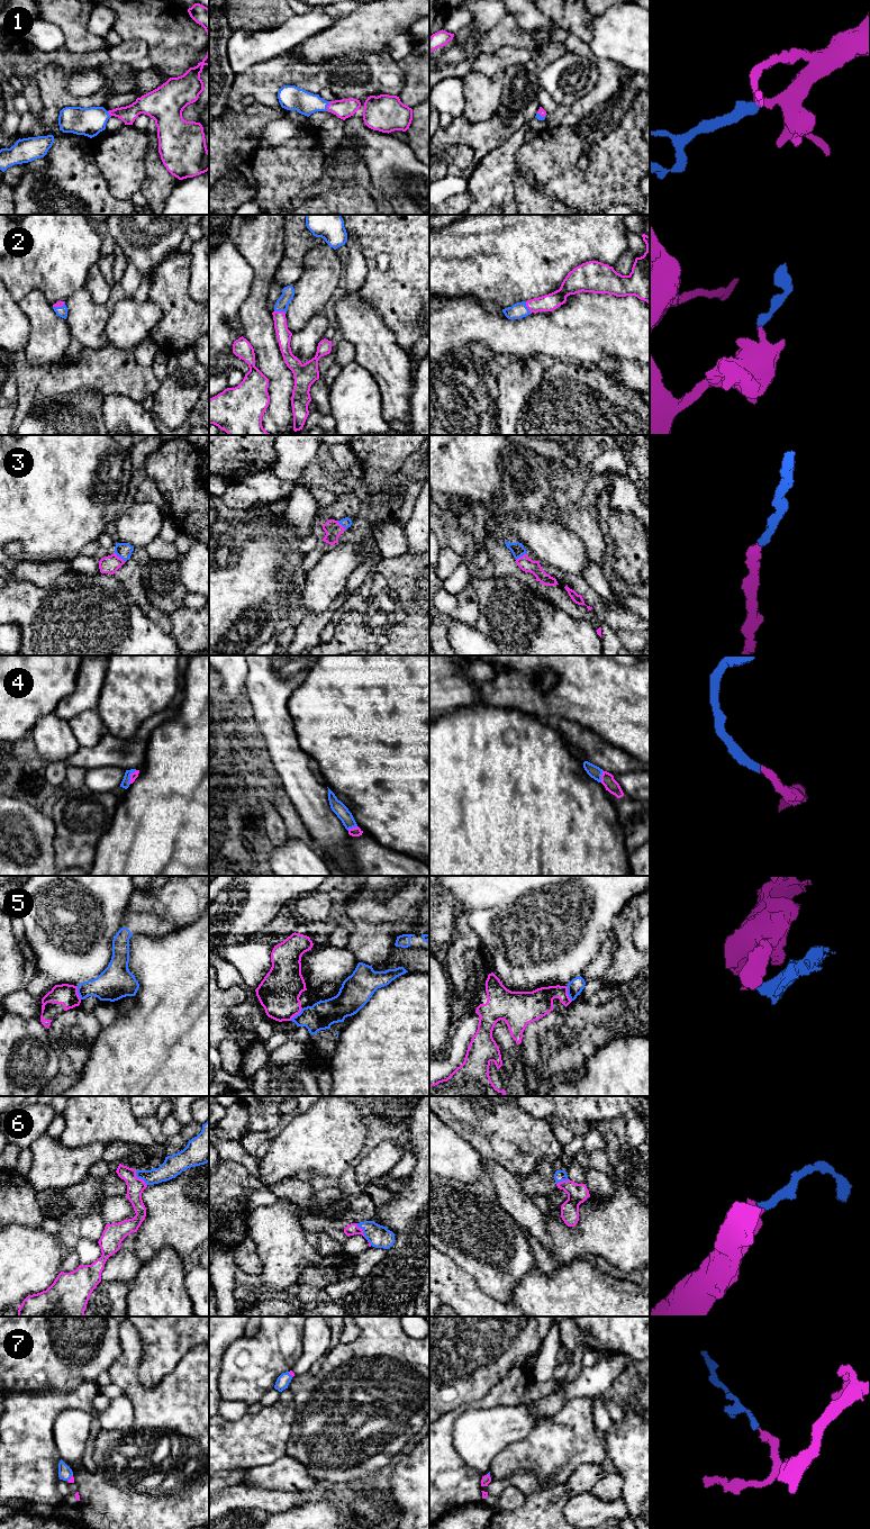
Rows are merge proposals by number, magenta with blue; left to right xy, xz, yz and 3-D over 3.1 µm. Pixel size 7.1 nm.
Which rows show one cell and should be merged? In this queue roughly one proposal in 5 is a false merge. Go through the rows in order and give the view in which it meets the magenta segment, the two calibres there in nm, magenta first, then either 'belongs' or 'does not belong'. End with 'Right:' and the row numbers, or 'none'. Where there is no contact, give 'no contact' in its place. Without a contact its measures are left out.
1: contact in xz; calibres 140 and 170 nm; belongs
2: contact in yz; calibres 120 and 120 nm; belongs
3: contact in xy; calibres 130 and 110 nm; belongs
4: contact in yz; calibres 100 and 90 nm; belongs
5: contact in yz; calibres 200 and 110 nm; does not belong
6: contact in xy; calibres 130 and 140 nm; belongs
7: contact in xy; calibres 40 and 100 nm; belongs
Right: 1, 2, 3, 4, 6, 7

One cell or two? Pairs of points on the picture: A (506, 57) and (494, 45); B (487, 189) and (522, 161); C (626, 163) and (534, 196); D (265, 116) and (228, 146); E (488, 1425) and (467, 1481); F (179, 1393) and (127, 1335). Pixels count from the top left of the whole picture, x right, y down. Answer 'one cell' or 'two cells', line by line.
A: two cells
B: two cells
C: two cells
D: one cell
E: two cells
F: one cell

